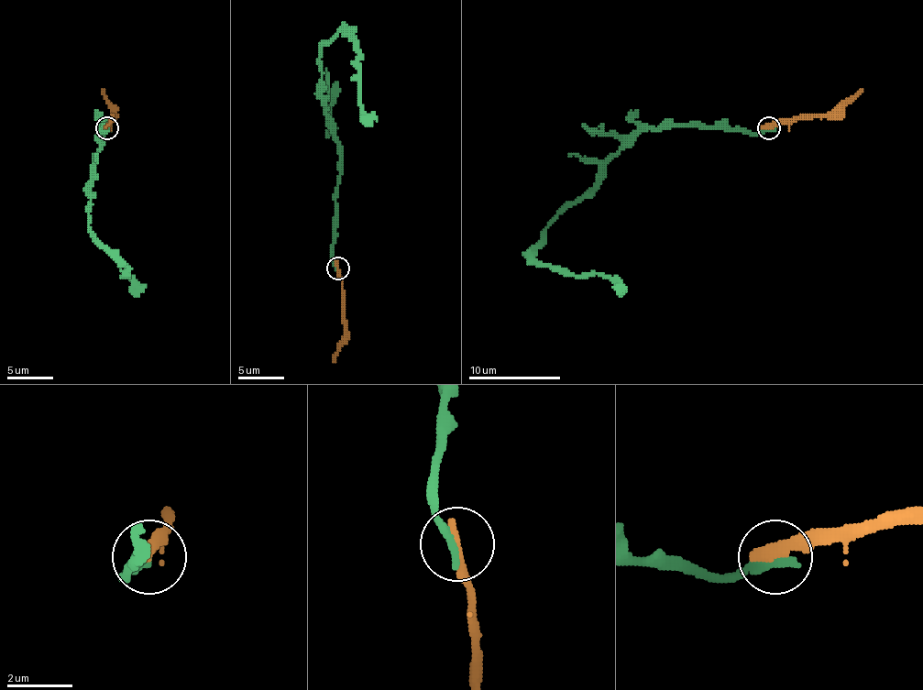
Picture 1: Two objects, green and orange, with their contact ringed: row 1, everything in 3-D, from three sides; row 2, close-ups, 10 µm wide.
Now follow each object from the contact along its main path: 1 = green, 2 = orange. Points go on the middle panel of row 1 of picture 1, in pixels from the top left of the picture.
1: (337, 268), (340, 144), (319, 91), (319, 54), (345, 31), (358, 54), (358, 103), (369, 121)
2: (337, 268), (345, 298), (345, 334), (333, 362)

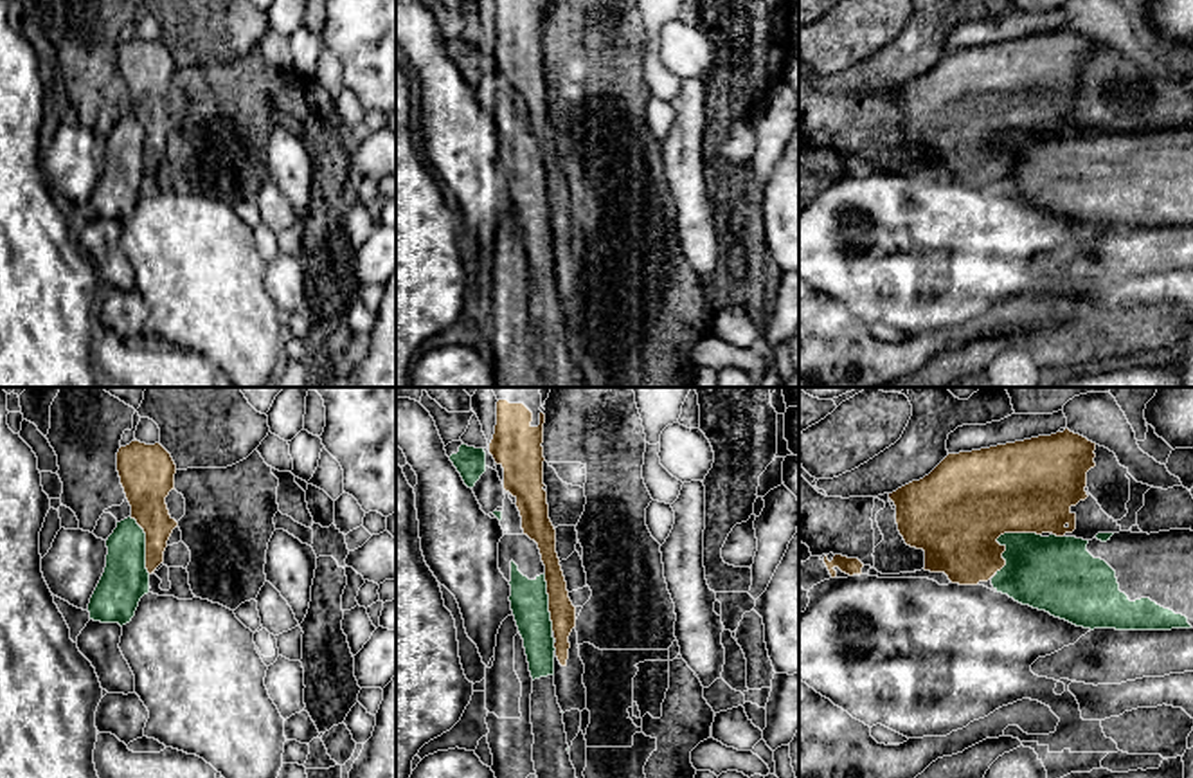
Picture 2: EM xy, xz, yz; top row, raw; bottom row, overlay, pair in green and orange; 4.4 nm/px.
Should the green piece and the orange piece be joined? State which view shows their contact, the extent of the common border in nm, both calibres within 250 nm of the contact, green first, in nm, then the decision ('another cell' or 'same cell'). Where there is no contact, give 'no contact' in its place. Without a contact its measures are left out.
meets green in yz; contact 260 nm long; 320 nm thick on the green side, 440 nm on the other; another cell

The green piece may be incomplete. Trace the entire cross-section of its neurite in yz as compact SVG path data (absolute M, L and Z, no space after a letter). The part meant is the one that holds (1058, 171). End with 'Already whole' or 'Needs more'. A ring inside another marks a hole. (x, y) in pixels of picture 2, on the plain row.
M1193 128L1098 130L1092 137L1076 133L1042 133L1036 130L1004 130L997 135L1006 144L1006 162L991 175L997 189L1022 202L1045 207L1083 225L1171 227L1193 223Z. Needs more

